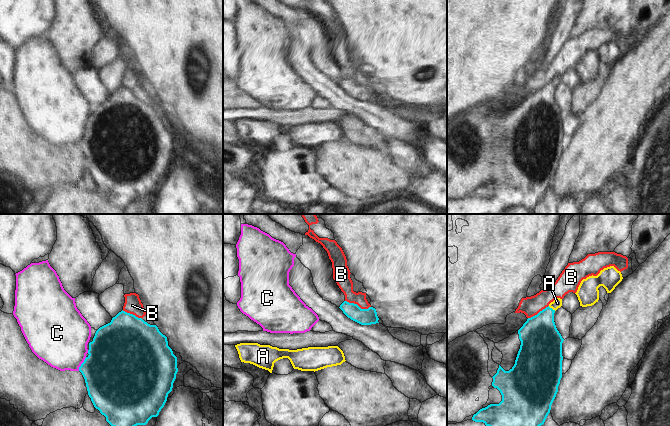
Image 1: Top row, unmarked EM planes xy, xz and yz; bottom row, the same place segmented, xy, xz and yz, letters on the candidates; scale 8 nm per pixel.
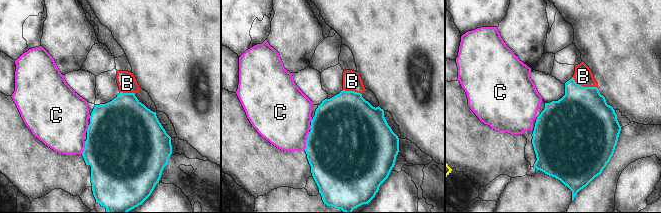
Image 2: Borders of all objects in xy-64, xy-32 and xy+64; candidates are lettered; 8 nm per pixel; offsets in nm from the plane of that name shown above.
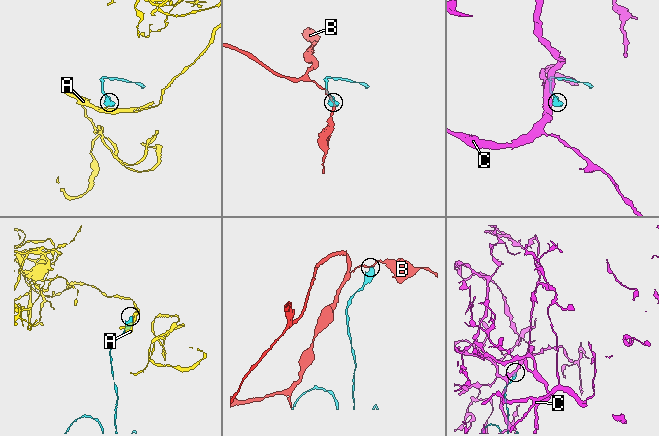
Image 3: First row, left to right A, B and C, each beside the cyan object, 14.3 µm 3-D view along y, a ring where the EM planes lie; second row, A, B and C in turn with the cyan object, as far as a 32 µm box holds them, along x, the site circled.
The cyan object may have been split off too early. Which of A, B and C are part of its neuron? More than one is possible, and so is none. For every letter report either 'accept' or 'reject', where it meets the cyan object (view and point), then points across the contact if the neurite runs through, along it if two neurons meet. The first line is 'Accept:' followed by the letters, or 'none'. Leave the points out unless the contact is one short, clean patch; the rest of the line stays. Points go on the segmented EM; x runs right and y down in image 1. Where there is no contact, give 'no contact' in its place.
Accept: A
A: accept; meets cyan in yz at (551, 308); runs through yz (539, 336), (544, 319), (551, 308), (557, 303)
B: reject; meets cyan in xz at (357, 305); border along xz (345, 300), (356, 303), (361, 308), (370, 307)
C: reject; meets cyan in xy at (81, 364); border along xy (86, 357), (78, 370)

